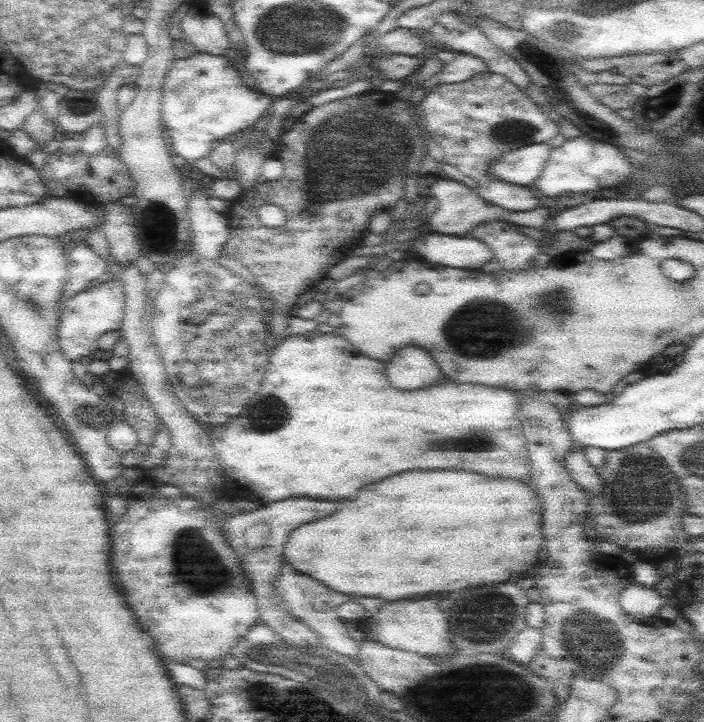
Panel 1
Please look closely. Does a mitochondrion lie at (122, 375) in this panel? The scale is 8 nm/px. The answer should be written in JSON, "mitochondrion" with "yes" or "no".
{"mitochondrion":"no"}

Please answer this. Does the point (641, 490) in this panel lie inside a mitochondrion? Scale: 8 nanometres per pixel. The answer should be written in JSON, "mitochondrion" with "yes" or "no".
{"mitochondrion":"yes"}

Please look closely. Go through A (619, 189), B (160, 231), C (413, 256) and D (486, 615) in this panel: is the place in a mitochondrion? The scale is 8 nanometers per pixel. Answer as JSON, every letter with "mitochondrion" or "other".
{"A":"other","B":"mitochondrion","C":"other","D":"mitochondrion"}

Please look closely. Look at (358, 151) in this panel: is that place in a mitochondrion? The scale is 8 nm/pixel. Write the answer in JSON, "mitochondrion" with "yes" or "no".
{"mitochondrion":"yes"}

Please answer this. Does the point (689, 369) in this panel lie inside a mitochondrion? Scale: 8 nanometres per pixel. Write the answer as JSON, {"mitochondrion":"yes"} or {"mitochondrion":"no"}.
{"mitochondrion":"no"}

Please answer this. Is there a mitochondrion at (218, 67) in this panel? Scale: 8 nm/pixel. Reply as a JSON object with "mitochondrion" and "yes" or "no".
{"mitochondrion":"no"}

